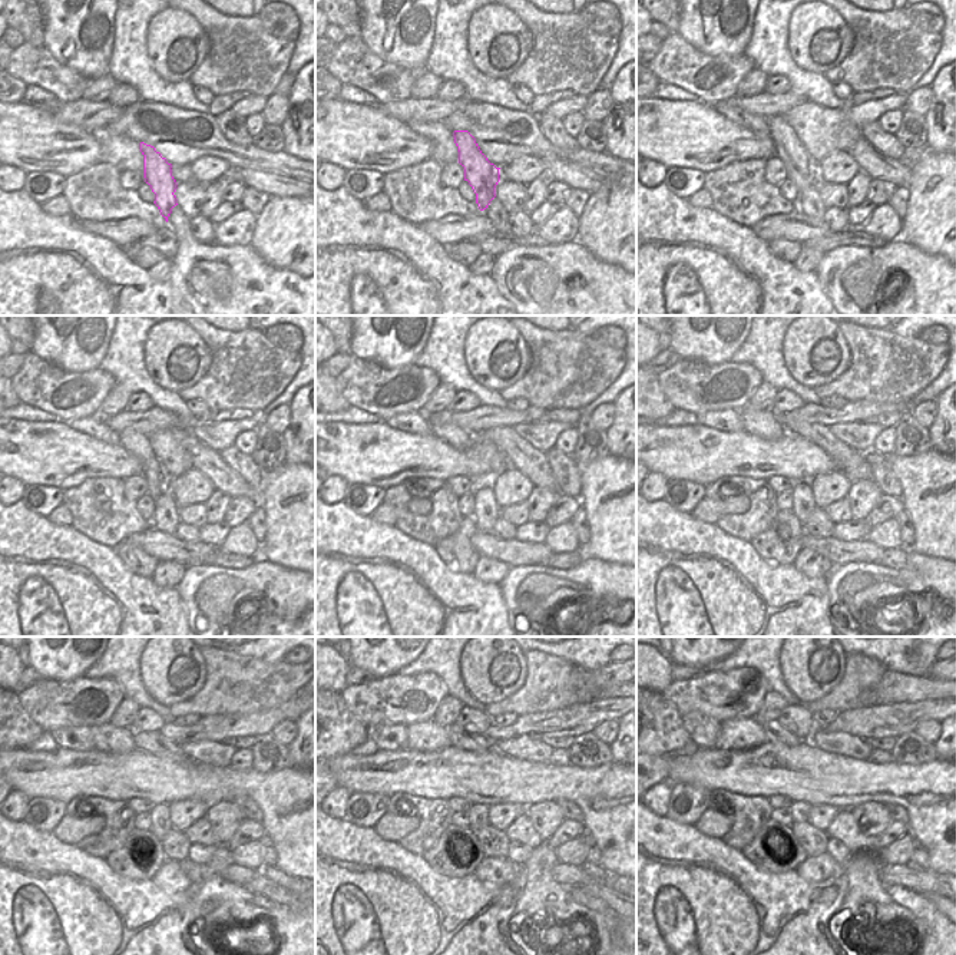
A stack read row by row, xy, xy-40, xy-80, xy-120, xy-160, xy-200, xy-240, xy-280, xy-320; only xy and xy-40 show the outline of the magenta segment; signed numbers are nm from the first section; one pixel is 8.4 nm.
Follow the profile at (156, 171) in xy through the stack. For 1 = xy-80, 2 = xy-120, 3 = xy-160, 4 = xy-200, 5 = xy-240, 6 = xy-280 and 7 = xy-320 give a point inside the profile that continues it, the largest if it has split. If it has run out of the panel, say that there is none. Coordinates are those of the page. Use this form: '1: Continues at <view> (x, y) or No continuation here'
1: Continues at xy-80 (801, 168)
2: Continues at xy-120 (135, 442)
3: Continues at xy-160 (440, 425)
4: Continues at xy-200 (764, 423)
5: Continues at xy-240 (106, 737)
6: Continues at xy-280 (427, 734)
7: Continues at xy-320 (740, 733).

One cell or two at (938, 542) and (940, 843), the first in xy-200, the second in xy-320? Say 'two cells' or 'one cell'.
one cell

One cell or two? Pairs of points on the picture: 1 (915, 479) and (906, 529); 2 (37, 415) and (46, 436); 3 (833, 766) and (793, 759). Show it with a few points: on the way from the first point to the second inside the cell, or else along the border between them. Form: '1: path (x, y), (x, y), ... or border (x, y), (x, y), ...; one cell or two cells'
1: border (903, 509), (915, 532), (912, 548); two cells
2: border (15, 419), (59, 422); two cells
3: path (823, 766), (803, 766); one cell

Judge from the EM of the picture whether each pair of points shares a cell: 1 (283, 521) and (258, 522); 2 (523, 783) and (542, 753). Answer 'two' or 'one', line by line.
1: two
2: two

